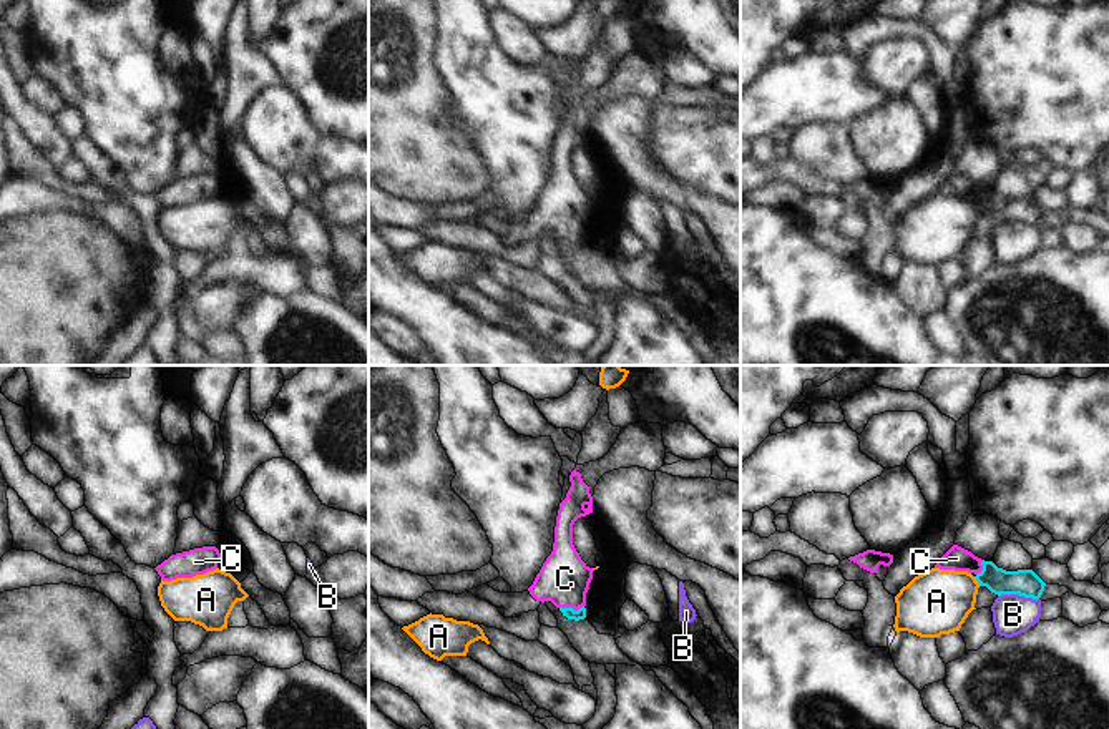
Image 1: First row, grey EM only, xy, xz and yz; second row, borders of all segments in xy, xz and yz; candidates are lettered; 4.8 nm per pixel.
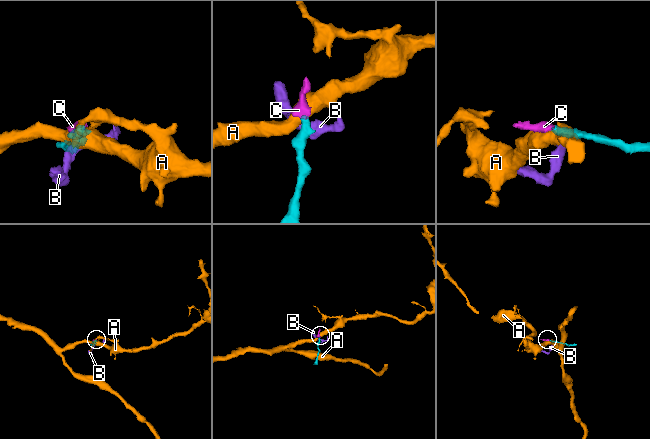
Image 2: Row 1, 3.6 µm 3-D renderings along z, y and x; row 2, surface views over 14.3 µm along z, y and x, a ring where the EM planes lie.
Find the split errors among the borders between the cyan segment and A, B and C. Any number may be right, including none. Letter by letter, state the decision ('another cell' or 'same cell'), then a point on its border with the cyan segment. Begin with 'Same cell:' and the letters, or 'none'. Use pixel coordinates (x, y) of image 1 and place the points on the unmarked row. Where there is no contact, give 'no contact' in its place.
Same cell: C
A: another cell; contact yz (977, 208)
B: another cell; contact yz (1018, 221)
C: same cell; contact xz (571, 236)

